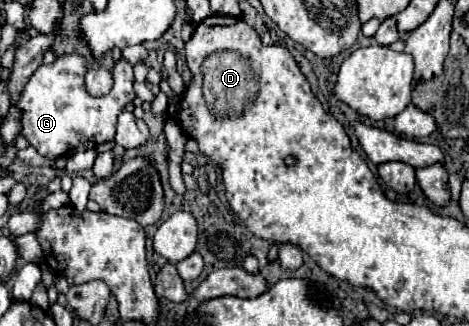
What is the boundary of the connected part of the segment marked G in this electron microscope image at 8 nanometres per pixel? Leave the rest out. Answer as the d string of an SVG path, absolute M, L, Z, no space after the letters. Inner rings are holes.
M79 54L61 56L53 64L41 64L29 78L19 108L23 110L23 136L45 158L69 158L77 150L89 150L115 138L115 124L121 110L135 100L133 70L129 62L121 60L113 68L111 94L91 98L85 90L87 62Z

